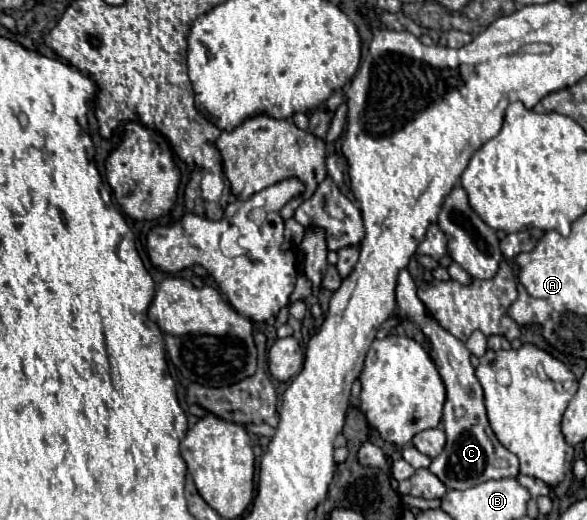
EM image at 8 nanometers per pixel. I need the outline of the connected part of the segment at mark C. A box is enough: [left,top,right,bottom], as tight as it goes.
[395,269,519,489]

